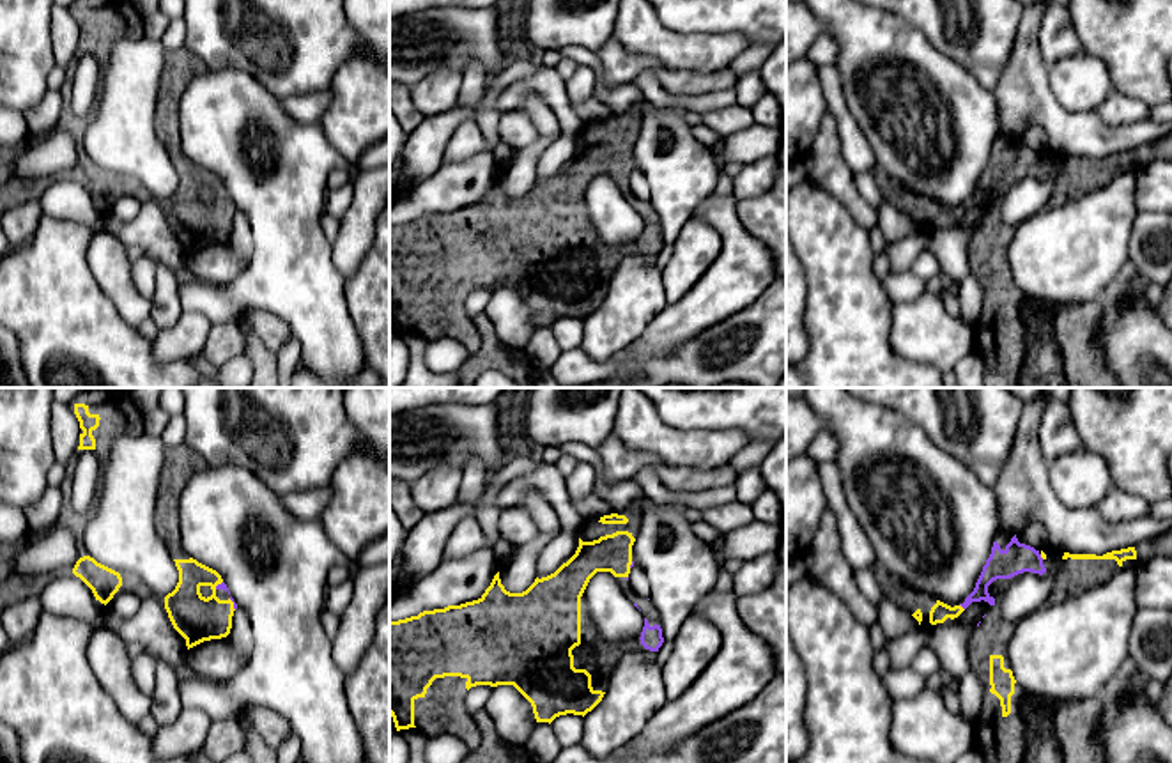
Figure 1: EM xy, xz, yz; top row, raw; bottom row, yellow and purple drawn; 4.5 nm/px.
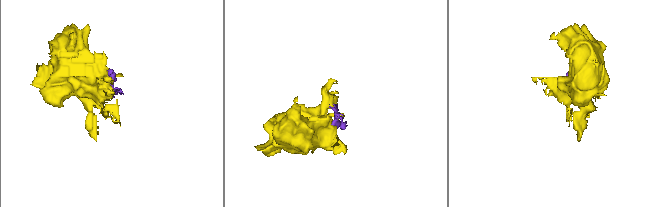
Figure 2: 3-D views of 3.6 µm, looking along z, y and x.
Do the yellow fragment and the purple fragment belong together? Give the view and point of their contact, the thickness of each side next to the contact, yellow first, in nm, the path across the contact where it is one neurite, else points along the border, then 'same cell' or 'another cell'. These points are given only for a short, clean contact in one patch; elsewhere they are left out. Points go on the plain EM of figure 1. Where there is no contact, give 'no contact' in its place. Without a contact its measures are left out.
yz (962, 211) | 90/110 nm | same cell

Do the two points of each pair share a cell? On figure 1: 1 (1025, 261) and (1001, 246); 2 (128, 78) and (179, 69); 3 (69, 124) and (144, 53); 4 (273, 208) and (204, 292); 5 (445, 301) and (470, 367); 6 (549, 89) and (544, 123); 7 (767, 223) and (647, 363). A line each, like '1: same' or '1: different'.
1: different
2: different
3: different
4: same
5: same
6: different
7: different

